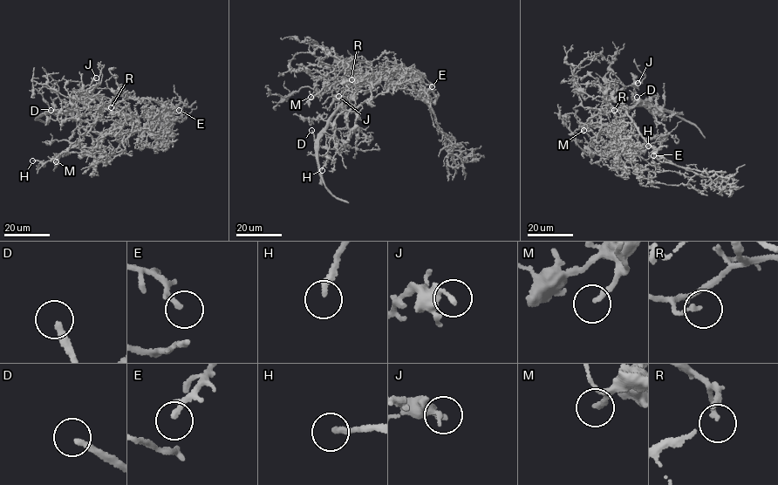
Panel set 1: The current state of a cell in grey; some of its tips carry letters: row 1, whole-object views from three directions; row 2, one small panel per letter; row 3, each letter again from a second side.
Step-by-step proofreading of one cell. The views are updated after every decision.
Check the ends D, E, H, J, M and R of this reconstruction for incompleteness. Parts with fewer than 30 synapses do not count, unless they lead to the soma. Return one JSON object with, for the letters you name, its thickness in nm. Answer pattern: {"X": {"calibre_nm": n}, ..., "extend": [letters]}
{"D": {"calibre_nm": 240}, "H": {"calibre_nm": 200}, "M": {"calibre_nm": 190}, "extend": ["D", "H", "M"]}

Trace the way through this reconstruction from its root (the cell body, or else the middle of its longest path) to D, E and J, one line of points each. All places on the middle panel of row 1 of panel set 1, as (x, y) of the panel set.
D: (362, 85), (338, 105), (315, 140), (311, 130)
E: (362, 85), (368, 79), (399, 78), (422, 96), (432, 86)
J: (362, 85), (338, 105), (337, 91), (330, 84), (327, 85), (331, 94), (338, 96)

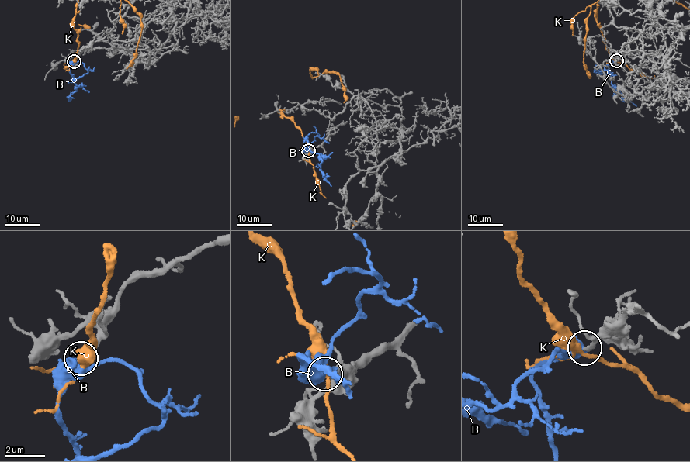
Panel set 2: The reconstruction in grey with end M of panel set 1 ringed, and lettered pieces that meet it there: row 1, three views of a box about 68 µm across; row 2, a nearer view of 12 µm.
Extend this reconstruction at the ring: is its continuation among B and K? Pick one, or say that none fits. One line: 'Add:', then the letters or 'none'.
Add: B

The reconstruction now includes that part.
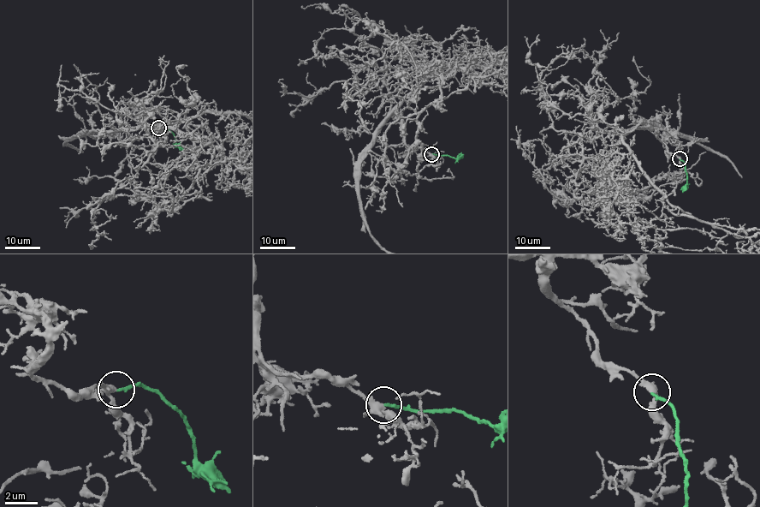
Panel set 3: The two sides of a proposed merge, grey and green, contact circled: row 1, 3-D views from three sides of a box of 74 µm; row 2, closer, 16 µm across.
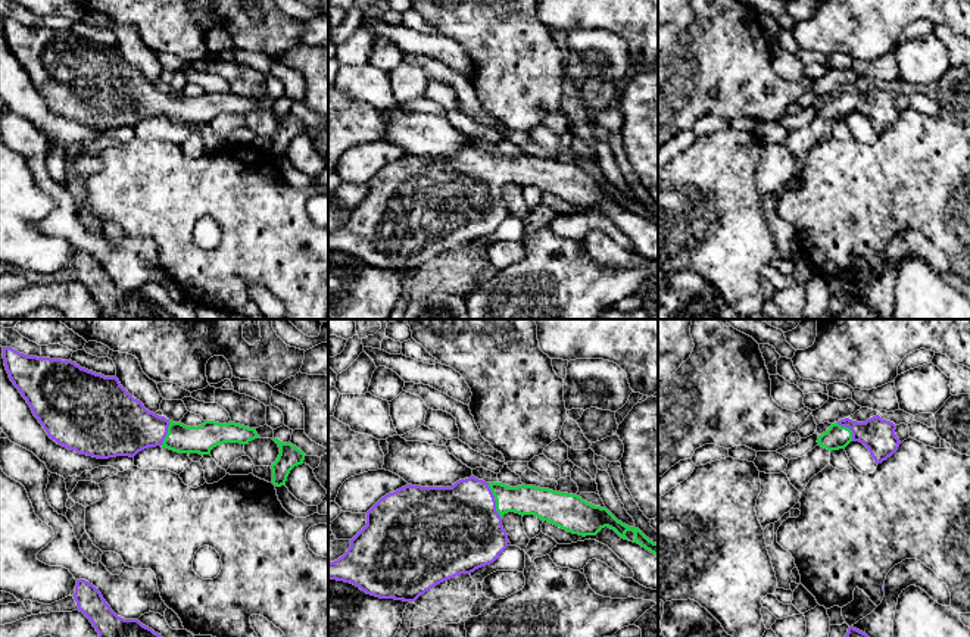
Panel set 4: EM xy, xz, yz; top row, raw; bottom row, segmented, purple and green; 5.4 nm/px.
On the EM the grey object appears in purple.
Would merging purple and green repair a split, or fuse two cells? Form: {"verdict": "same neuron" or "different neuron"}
{"verdict": "same neuron"}

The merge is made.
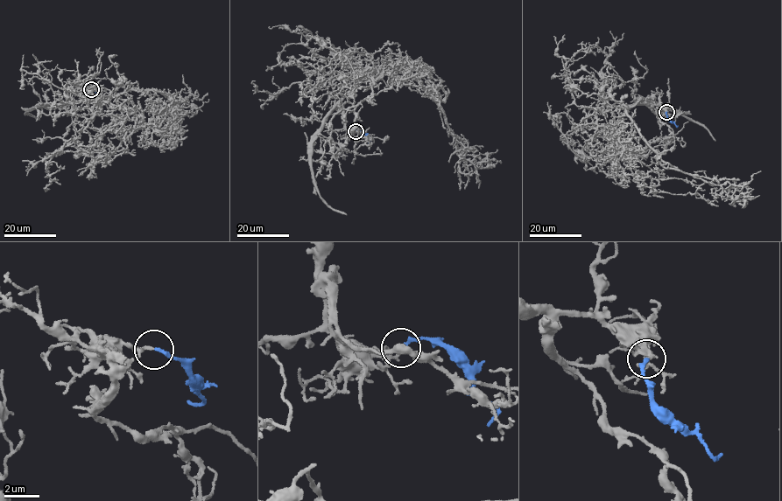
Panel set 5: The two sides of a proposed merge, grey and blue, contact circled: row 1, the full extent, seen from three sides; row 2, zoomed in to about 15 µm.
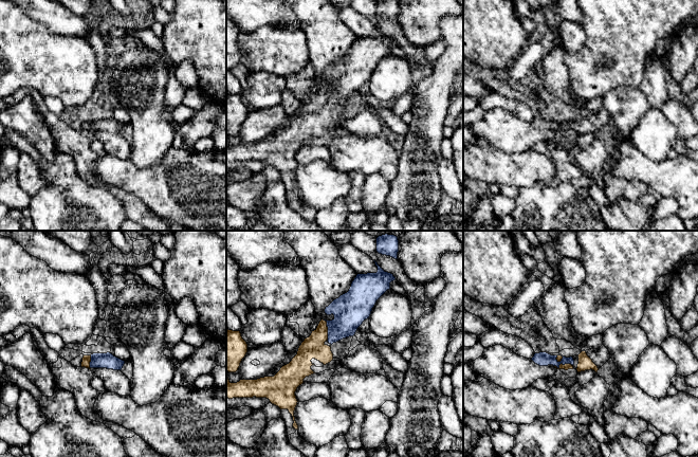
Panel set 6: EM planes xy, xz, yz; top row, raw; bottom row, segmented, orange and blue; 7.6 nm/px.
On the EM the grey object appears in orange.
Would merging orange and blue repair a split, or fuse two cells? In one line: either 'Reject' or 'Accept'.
Accept

